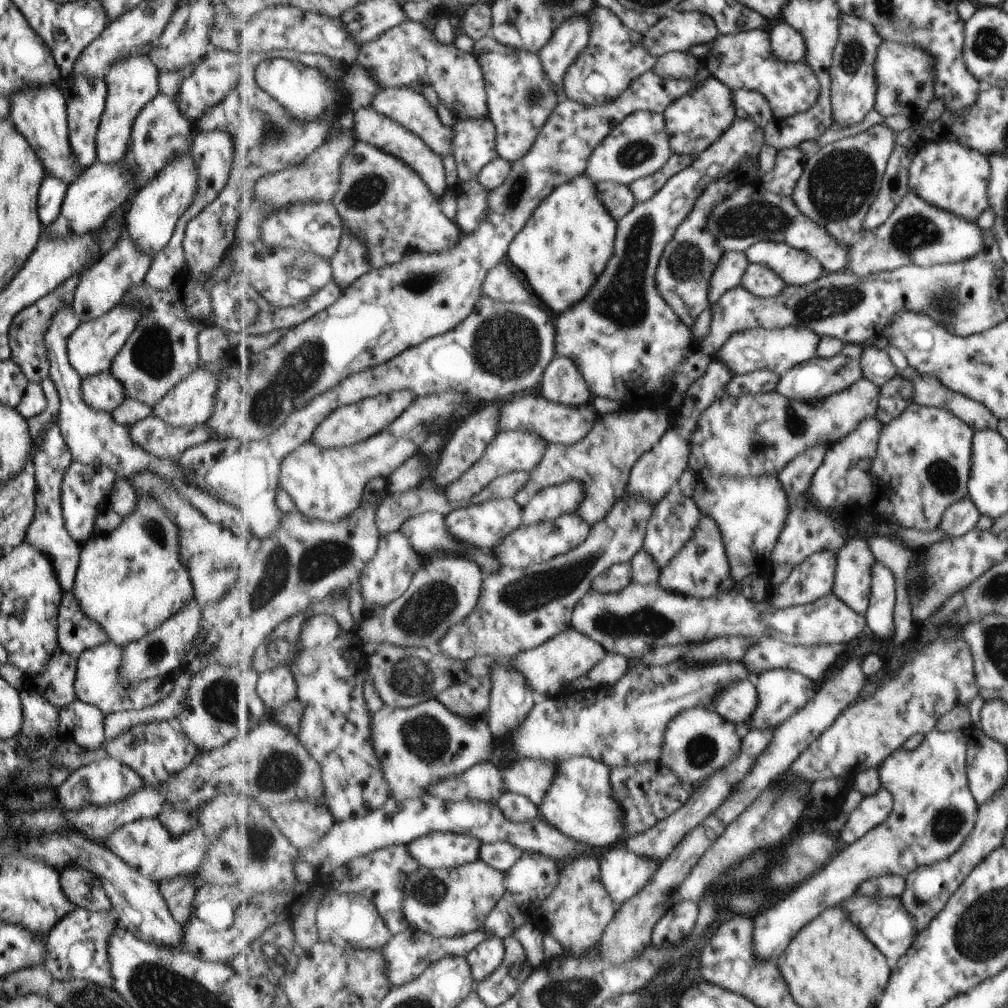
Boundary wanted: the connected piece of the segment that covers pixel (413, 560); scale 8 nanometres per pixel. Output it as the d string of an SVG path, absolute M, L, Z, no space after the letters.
M399 530L380 539L377 554L366 566L360 580L364 608L367 613L390 605L409 590L416 572L425 564L425 560L413 548L411 541Z

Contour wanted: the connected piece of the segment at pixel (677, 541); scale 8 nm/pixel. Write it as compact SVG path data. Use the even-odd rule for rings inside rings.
M673 486L671 492L654 506L654 515L648 524L646 544L643 550L647 551L663 570L693 538L702 515L703 512L694 501L694 497L684 496L680 489Z

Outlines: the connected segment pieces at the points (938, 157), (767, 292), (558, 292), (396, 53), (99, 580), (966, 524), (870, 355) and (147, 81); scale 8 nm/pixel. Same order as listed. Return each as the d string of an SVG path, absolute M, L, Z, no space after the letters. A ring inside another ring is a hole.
M958 142L923 143L908 168L909 184L911 184L908 190L935 208L975 222L978 216L990 206L986 191L990 178L989 160Z
M751 263L745 271L742 287L758 297L774 297L781 294L786 282L772 269Z
M586 174L570 183L561 185L551 193L534 212L526 227L510 244L507 258L527 273L535 300L543 304L552 314L561 316L567 309L579 304L591 292L595 282L606 271L615 254L618 221L616 221L598 195L597 184Z
M407 18L400 25L385 31L371 42L362 44L357 63L361 63L375 77L382 88L385 87L411 87L421 92L423 84L429 84L439 100L446 102L447 106L457 116L458 120L483 118L489 116L487 85L481 63L473 52L463 52L454 45L441 45L434 37L434 32L427 29L427 25Z
M137 495L136 502L136 510L131 515L123 517L114 531L94 536L80 546L78 567L72 586L72 593L80 610L94 620L94 623L103 627L108 640L120 648L142 639L159 627L165 619L179 612L193 598L189 575L179 560L176 526L165 516L152 495Z
M969 498L961 499L946 508L938 527L943 534L956 537L973 529L979 515Z
M869 344L864 347L862 367L864 377L875 381L875 384L880 387L899 375L899 368L893 364L889 354L875 344Z
M133 55L115 61L104 74L106 95L104 107L96 128L96 160L103 164L119 162L126 153L134 118L138 112L158 93L158 72L148 55Z

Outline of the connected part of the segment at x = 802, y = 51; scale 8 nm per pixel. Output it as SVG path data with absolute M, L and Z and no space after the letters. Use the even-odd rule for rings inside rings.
M780 19L770 32L773 52L780 61L803 63L806 60L805 37L787 21Z

